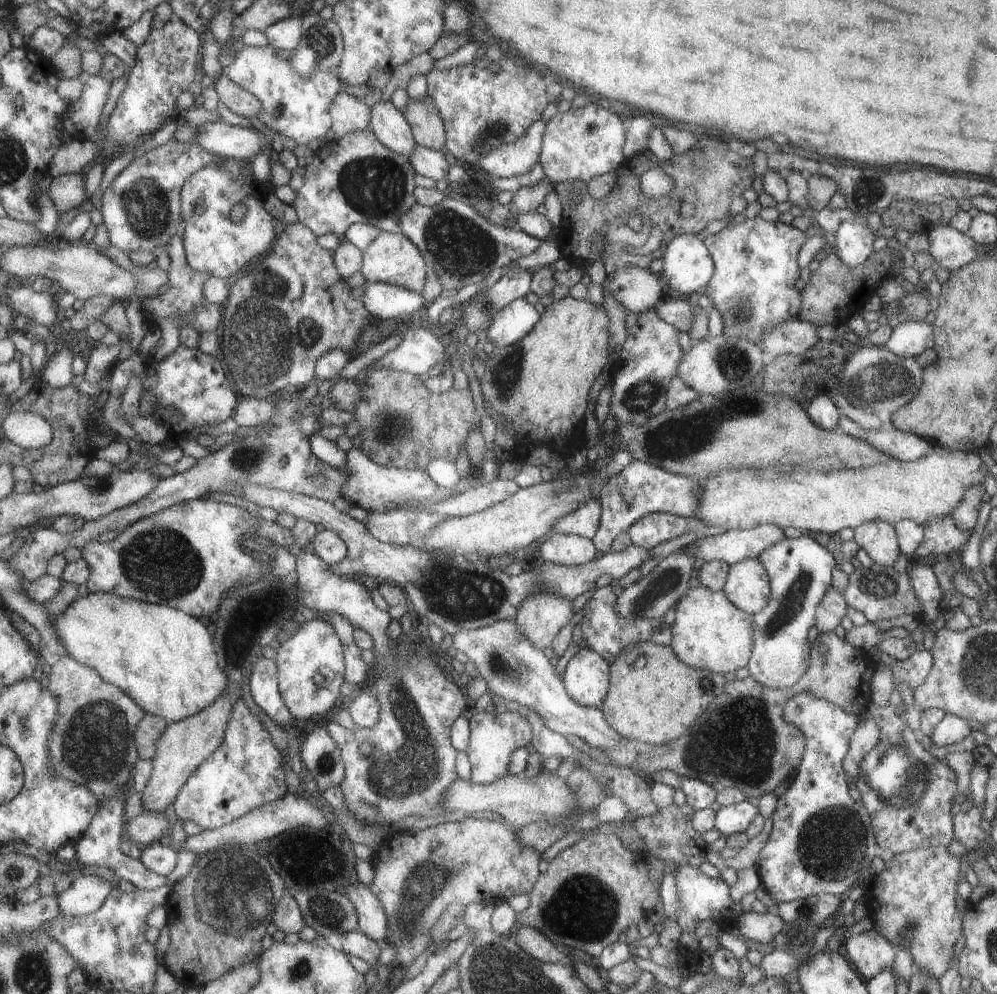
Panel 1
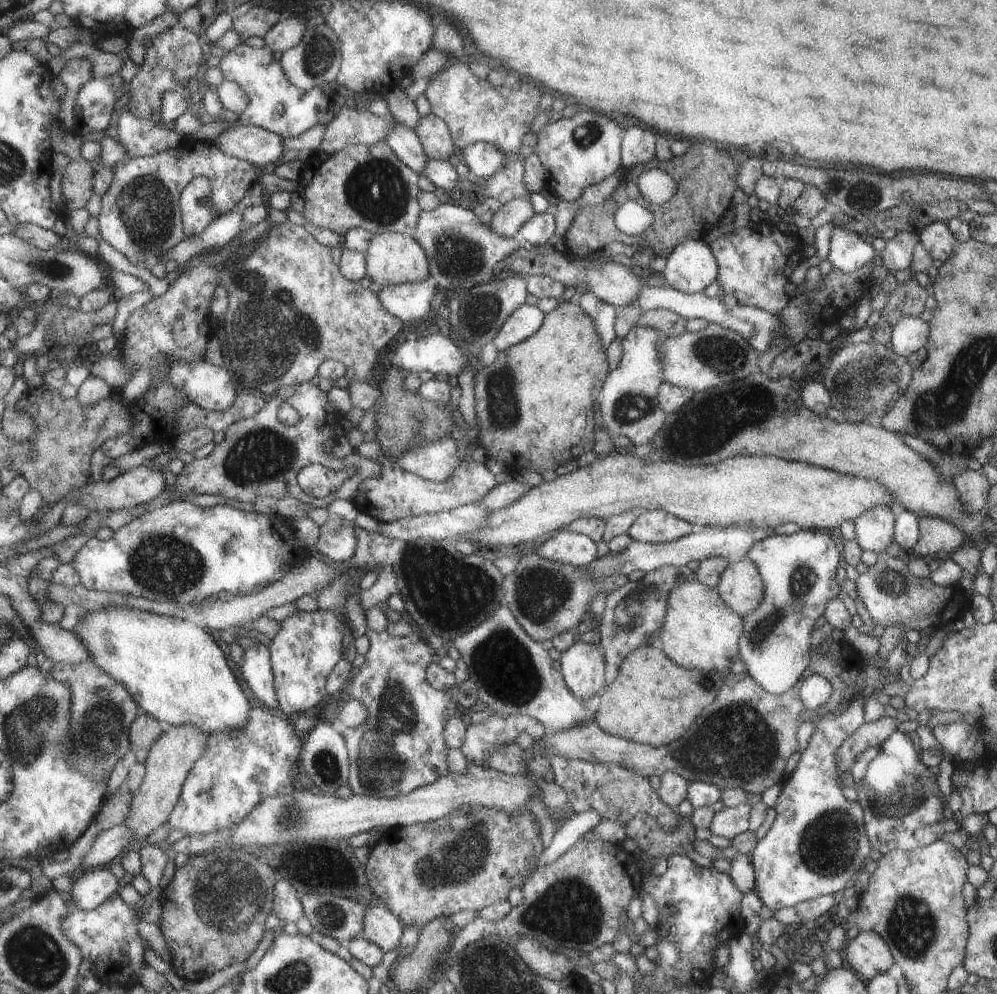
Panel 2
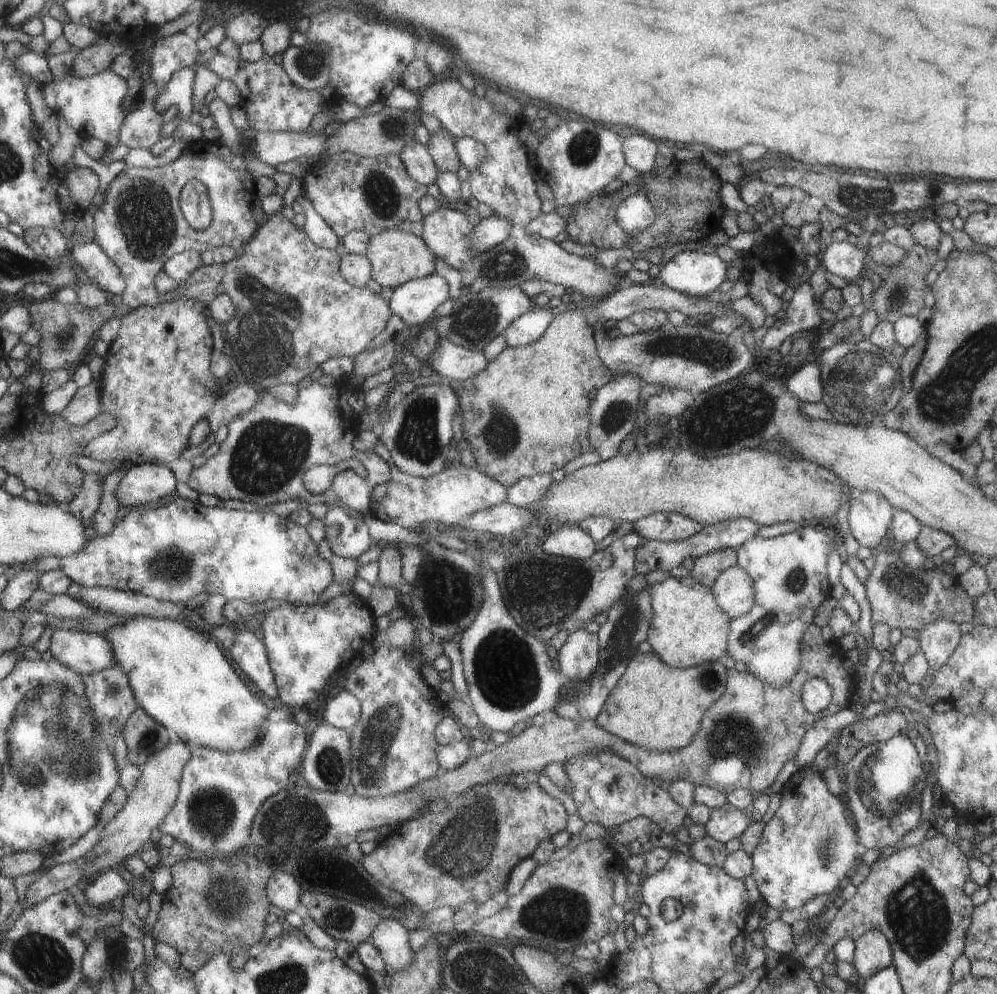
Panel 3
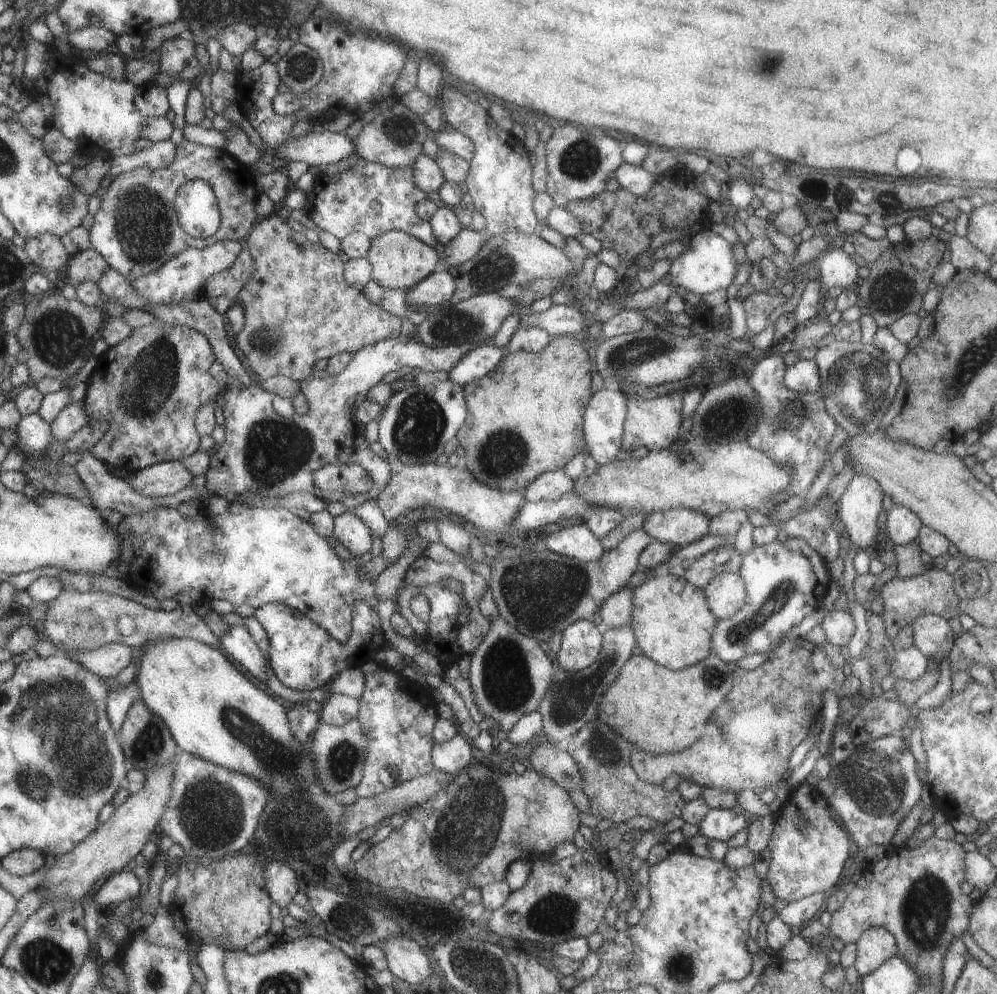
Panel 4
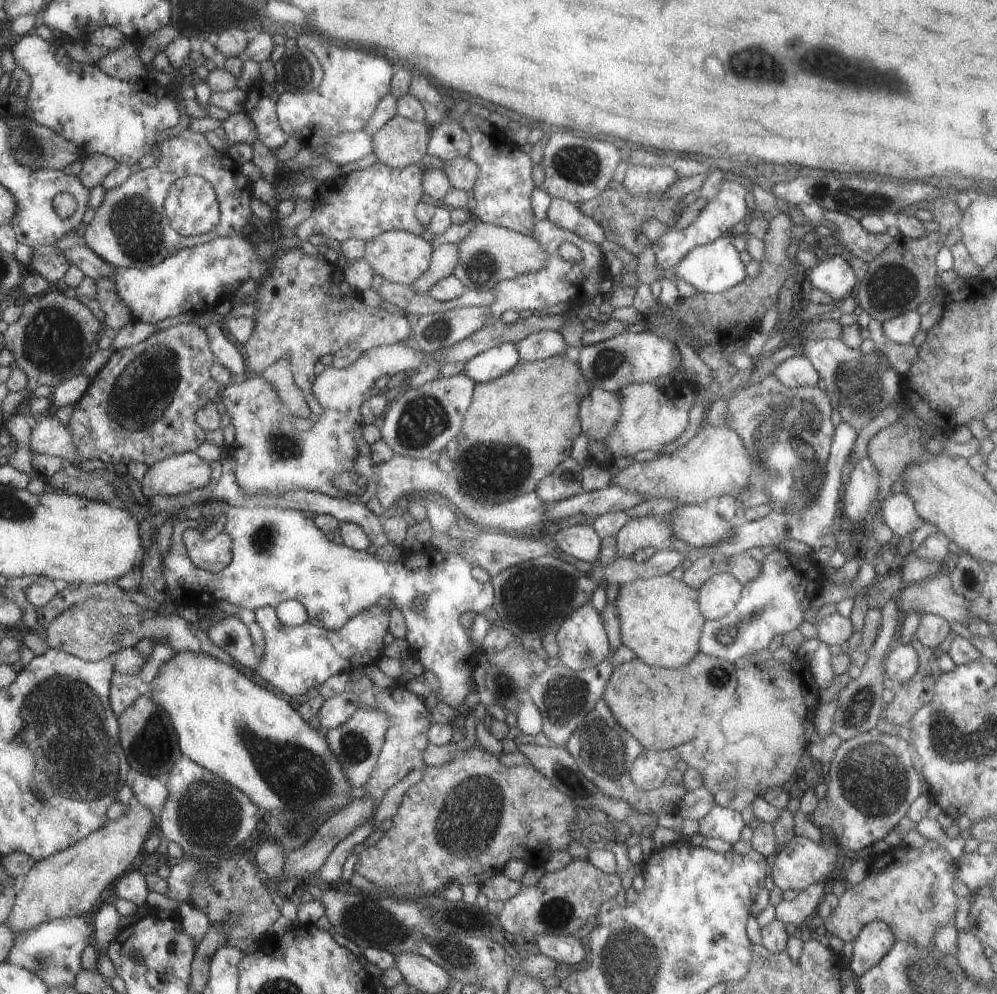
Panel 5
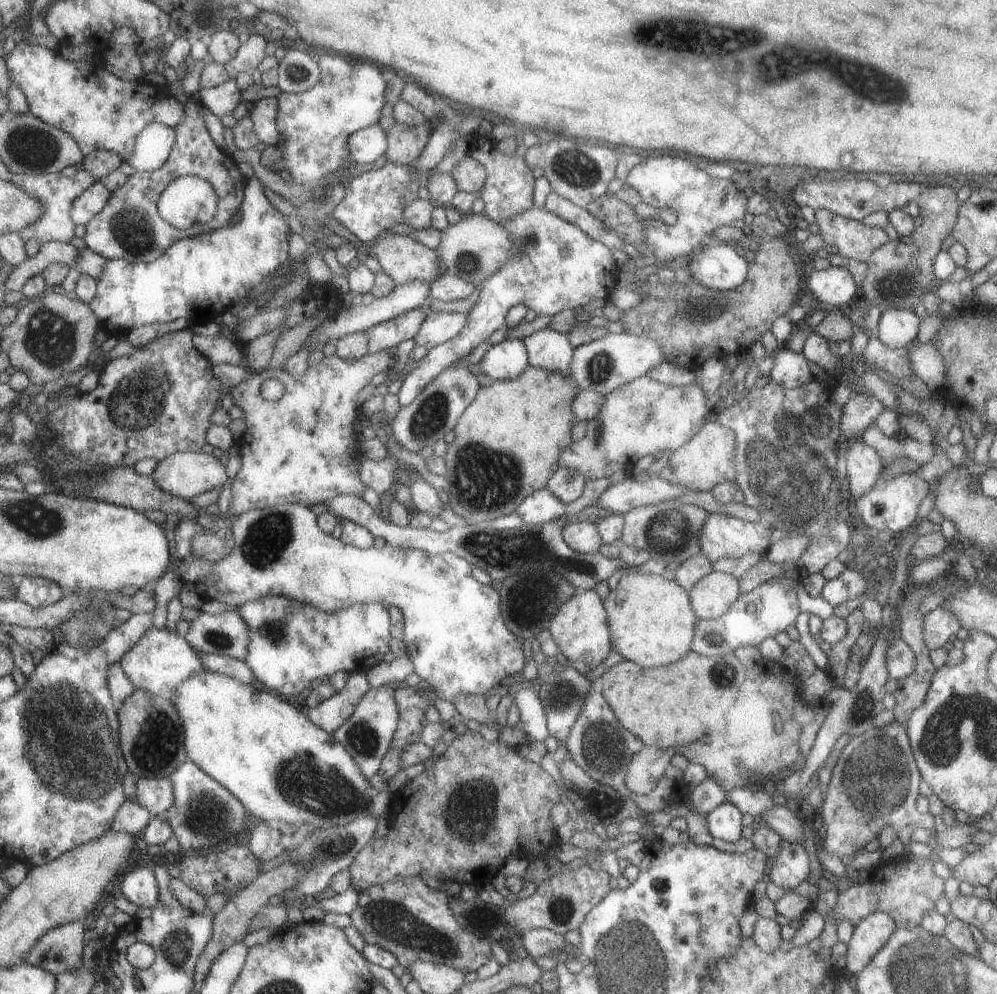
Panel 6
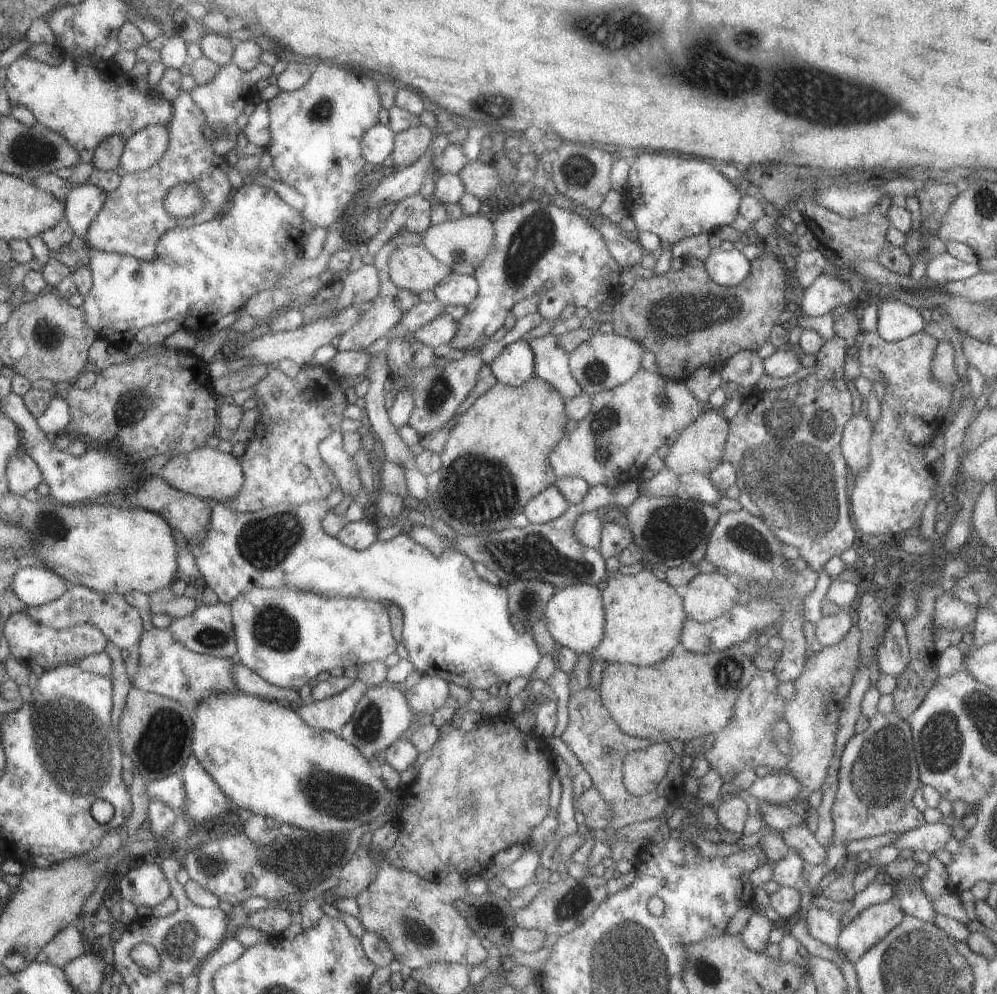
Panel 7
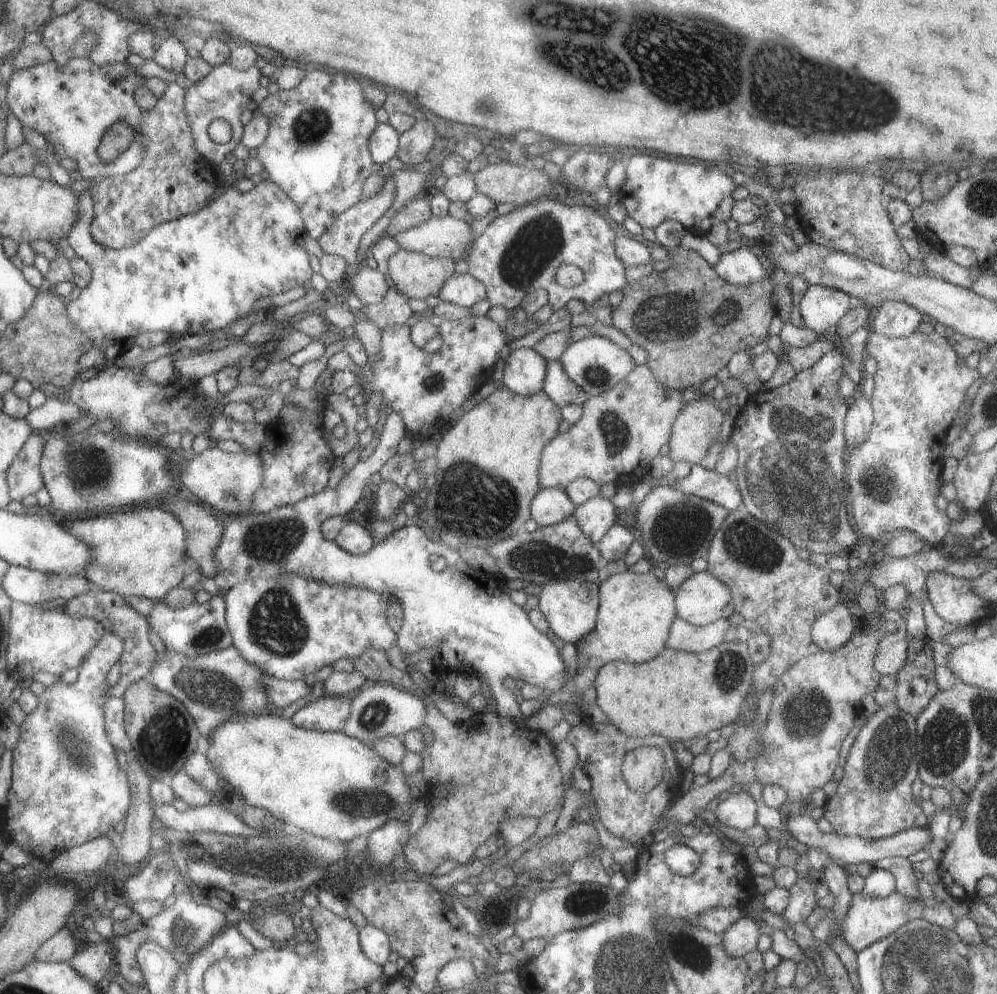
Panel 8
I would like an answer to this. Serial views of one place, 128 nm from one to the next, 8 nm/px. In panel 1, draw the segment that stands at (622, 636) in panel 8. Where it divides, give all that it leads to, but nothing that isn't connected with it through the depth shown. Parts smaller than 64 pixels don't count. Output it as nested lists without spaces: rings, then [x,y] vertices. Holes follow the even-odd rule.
[[[704,585],[698,588],[689,588],[686,594],[679,599],[677,603],[675,621],[671,624],[671,633],[673,634],[671,643],[672,650],[676,656],[694,668],[704,668],[710,672],[735,672],[739,668],[747,666],[753,649],[753,616],[736,608],[724,594],[723,590],[713,591]]]

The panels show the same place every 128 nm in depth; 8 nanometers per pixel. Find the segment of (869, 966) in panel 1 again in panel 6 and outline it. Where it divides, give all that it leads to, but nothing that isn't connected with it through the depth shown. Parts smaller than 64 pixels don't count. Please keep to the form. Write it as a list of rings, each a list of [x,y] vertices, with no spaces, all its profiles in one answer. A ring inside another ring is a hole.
[[[874,911],[863,918],[854,928],[847,942],[844,973],[856,976],[871,958],[888,942],[896,930],[894,919],[882,911]]]

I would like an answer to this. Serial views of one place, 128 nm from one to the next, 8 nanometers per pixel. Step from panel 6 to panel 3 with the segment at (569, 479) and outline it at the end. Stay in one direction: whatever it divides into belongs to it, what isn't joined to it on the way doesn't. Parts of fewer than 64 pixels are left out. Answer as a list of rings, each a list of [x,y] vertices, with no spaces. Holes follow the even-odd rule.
[[[540,473],[533,477],[524,477],[507,488],[505,502],[517,507],[528,508],[536,504],[553,485],[549,473]]]

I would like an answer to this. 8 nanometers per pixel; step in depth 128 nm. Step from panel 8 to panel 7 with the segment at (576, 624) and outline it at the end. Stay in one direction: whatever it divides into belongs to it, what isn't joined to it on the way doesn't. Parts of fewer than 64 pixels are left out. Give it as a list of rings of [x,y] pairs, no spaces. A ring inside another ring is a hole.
[[[576,583],[558,589],[544,607],[544,621],[558,647],[566,647],[576,654],[590,654],[605,636],[605,610],[601,591],[596,585]]]

